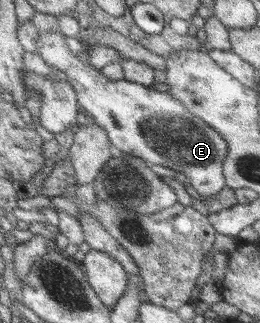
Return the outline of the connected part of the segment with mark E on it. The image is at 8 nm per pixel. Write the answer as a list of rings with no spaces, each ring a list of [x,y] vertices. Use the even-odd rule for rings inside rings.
[[[61,32],[38,35],[37,52],[45,62],[63,72],[78,95],[81,110],[93,116],[107,130],[116,152],[139,156],[147,163],[183,173],[201,197],[211,197],[226,189],[224,163],[228,143],[215,128],[187,111],[170,92],[157,91],[131,80],[112,80],[82,58],[81,51],[69,50]]]

